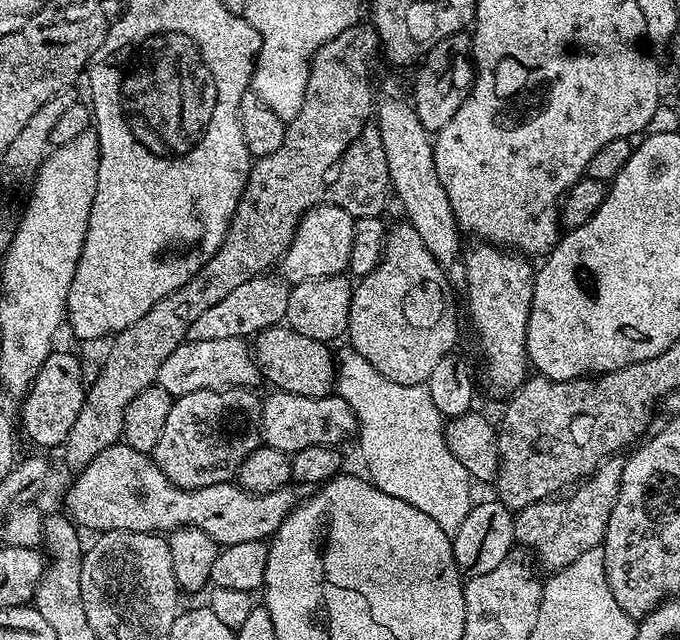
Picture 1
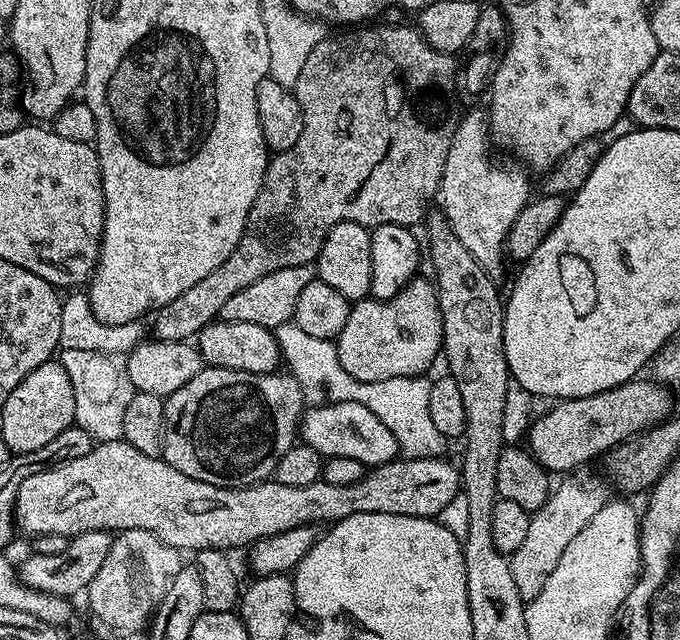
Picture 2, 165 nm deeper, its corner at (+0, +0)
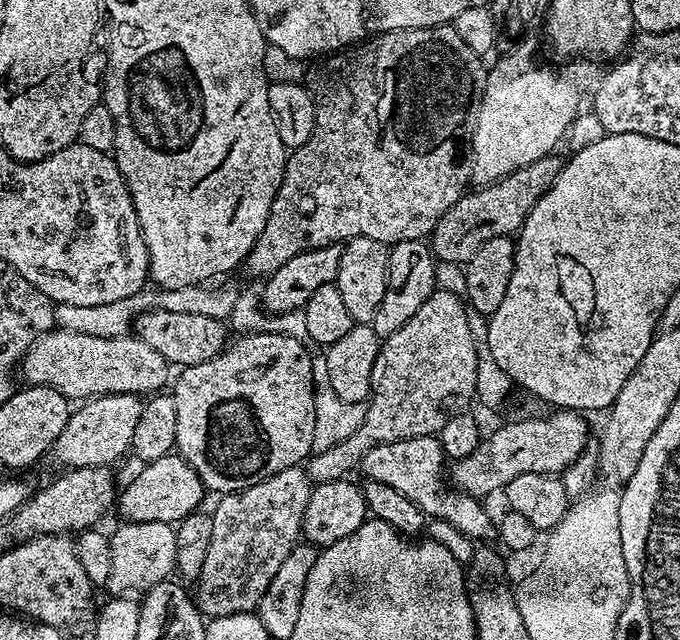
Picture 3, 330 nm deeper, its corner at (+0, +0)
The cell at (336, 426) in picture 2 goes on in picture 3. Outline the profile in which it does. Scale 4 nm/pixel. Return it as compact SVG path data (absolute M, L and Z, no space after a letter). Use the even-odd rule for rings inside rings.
M436 436L406 438L398 442L382 442L364 456L363 475L374 482L384 482L398 490L432 520L450 522L454 530L466 534L474 542L488 542L494 536L494 520L488 517L481 501L465 492L453 491L446 483L446 457Z

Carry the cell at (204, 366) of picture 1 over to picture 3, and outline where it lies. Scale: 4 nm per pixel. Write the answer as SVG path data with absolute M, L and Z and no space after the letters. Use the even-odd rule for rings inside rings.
M63 330L45 332L34 341L18 365L29 385L45 384L72 402L83 402L93 396L112 392L156 394L168 380L170 365L158 350L146 346L135 334L114 338L94 338Z

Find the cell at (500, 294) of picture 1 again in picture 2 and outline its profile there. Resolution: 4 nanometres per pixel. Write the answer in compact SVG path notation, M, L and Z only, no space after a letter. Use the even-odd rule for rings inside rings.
M465 111L454 130L454 142L450 142L450 150L446 154L438 208L444 213L444 219L454 234L458 234L458 242L474 254L474 262L478 262L478 266L482 266L489 276L496 278L506 265L504 243L510 234L510 226L514 226L514 218L518 218L518 214L522 214L528 205L530 193L525 169L516 162L503 164L495 160L491 147L485 113Z

